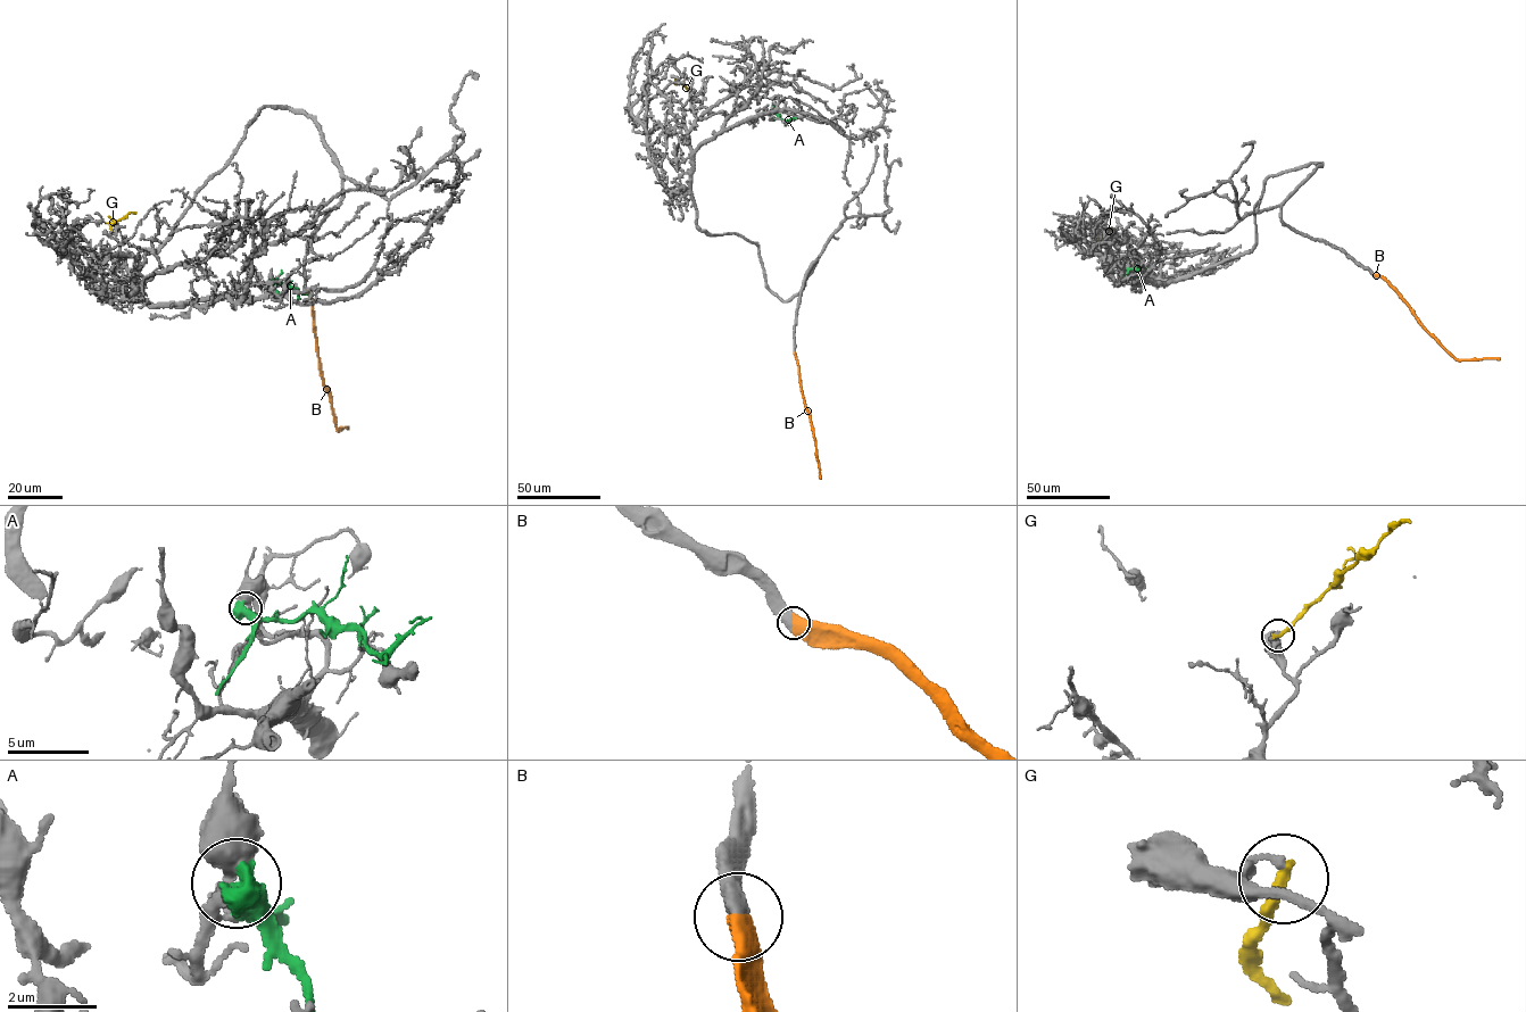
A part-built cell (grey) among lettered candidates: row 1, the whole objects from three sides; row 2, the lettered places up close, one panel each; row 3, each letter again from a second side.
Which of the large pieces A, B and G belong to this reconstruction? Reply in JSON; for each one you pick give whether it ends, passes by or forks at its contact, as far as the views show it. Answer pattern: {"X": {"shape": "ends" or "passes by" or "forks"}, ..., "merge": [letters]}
{"B": {"shape": "ends"}, "merge": ["B"]}

